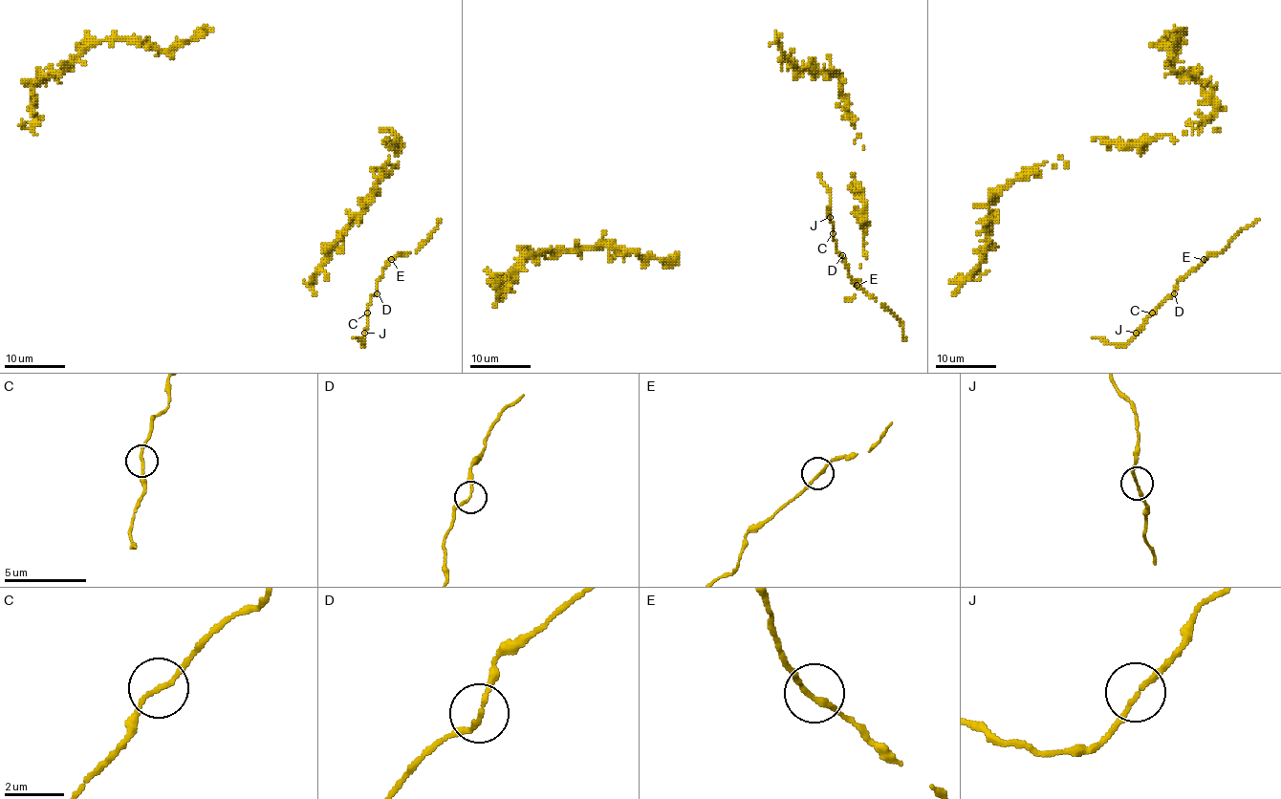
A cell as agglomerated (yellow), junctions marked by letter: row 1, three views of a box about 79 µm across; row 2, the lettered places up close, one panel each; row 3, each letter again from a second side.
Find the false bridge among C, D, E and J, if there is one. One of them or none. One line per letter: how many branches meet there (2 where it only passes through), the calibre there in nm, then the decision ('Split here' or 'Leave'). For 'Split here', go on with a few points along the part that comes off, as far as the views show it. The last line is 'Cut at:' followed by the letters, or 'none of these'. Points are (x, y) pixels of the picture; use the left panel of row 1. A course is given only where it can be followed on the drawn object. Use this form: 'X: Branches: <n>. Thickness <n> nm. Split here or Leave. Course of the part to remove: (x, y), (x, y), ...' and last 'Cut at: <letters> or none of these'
C: Branches: 2. Thickness 140 nm. Leave
D: Branches: 2. Thickness 140 nm. Leave
E: Branches: 2. Thickness 170 nm. Leave
J: Branches: 2. Thickness 150 nm. Leave
Cut at: none of these

